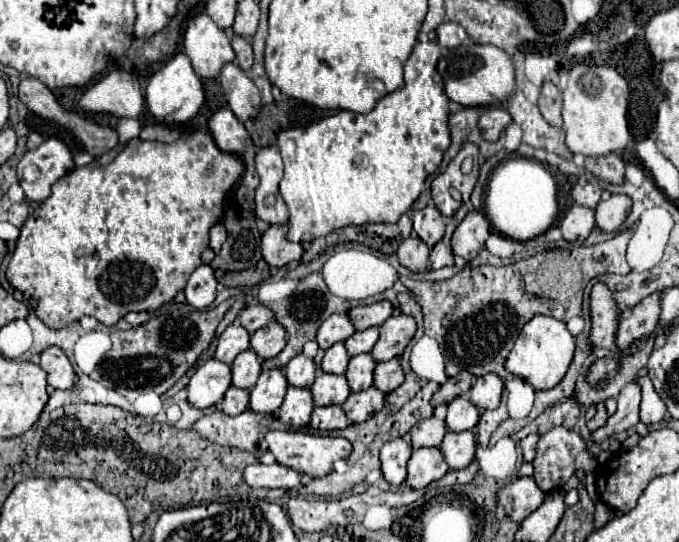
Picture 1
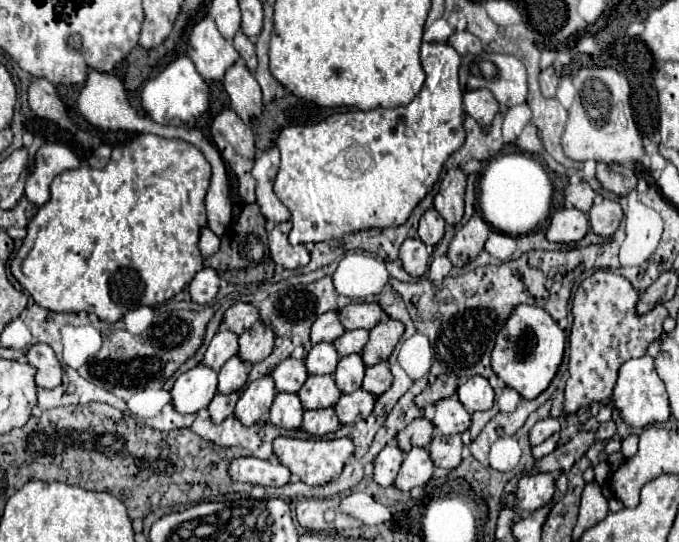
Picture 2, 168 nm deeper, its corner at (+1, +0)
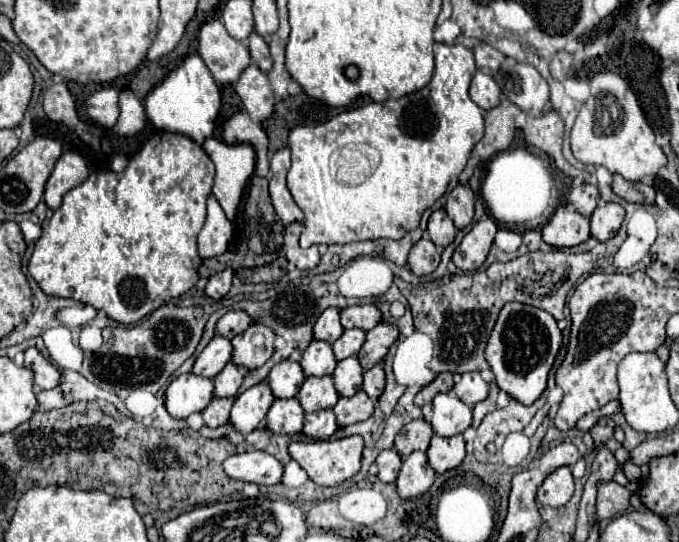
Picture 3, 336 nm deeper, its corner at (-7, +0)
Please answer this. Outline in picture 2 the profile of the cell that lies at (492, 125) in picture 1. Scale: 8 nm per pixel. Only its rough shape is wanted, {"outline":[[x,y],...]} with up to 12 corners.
{"outline":[[466,90],[464,110],[488,126],[500,108],[490,90]]}

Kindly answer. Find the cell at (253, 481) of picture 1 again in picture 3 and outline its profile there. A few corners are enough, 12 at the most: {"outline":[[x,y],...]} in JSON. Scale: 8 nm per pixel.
{"outline":[[268,452],[224,460],[230,478],[274,486],[284,466]]}

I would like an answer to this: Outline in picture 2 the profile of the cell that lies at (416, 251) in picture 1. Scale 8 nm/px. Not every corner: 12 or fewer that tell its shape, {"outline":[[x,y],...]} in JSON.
{"outline":[[408,238],[400,262],[410,276],[424,276],[430,264],[424,242]]}

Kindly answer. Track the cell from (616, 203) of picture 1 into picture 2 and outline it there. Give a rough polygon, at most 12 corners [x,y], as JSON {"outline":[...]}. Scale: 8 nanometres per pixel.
{"outline":[[602,200],[590,208],[592,232],[608,238],[622,222],[622,206]]}

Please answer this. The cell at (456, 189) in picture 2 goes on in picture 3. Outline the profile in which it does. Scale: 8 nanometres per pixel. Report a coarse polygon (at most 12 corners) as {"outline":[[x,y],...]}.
{"outline":[[458,184],[446,200],[446,212],[464,228],[472,222],[476,195]]}

